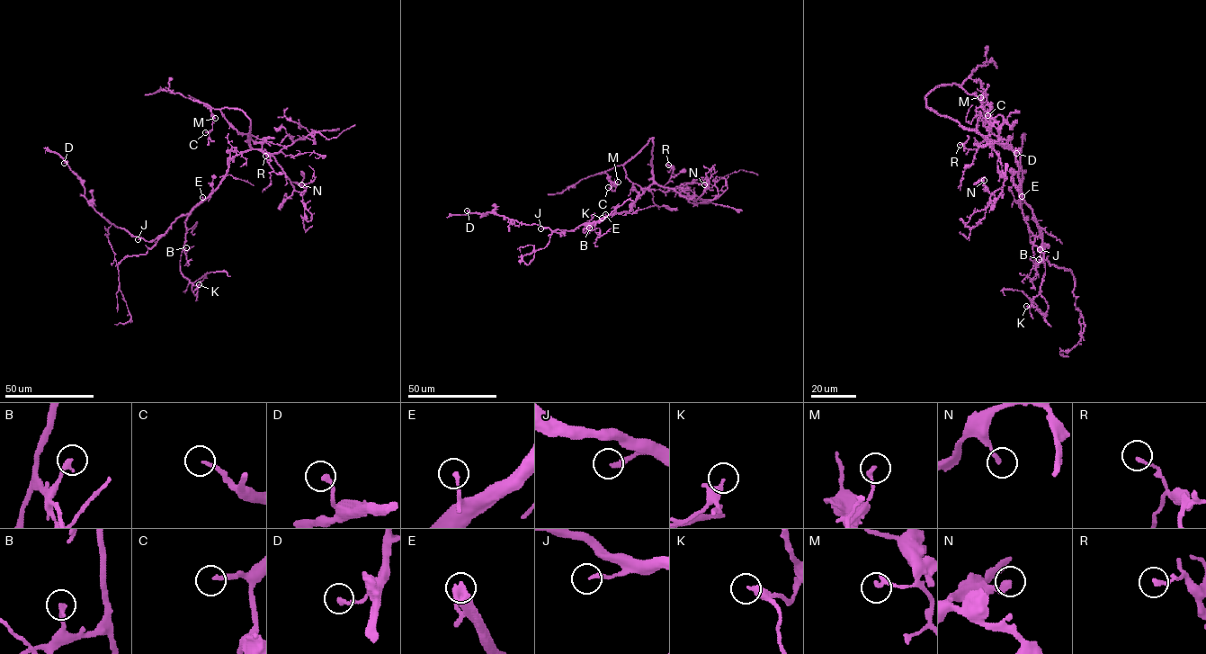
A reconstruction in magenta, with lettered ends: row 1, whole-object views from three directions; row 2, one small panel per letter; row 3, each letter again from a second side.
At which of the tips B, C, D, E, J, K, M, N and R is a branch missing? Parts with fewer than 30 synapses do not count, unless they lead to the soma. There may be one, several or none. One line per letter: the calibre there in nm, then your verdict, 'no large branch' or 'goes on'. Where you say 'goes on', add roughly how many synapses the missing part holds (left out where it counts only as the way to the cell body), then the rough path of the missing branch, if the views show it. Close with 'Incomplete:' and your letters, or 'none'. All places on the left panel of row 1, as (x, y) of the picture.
B: calibre 240 nm; no large branch
C: calibre 180 nm; no large branch
D: calibre 240 nm; no large branch
E: calibre 170 nm; no large branch
J: calibre 240 nm; no large branch
K: calibre 240 nm; no large branch
M: calibre 240 nm; no large branch
N: calibre 240 nm; no large branch
R: calibre 180 nm; no large branch
Incomplete: none

